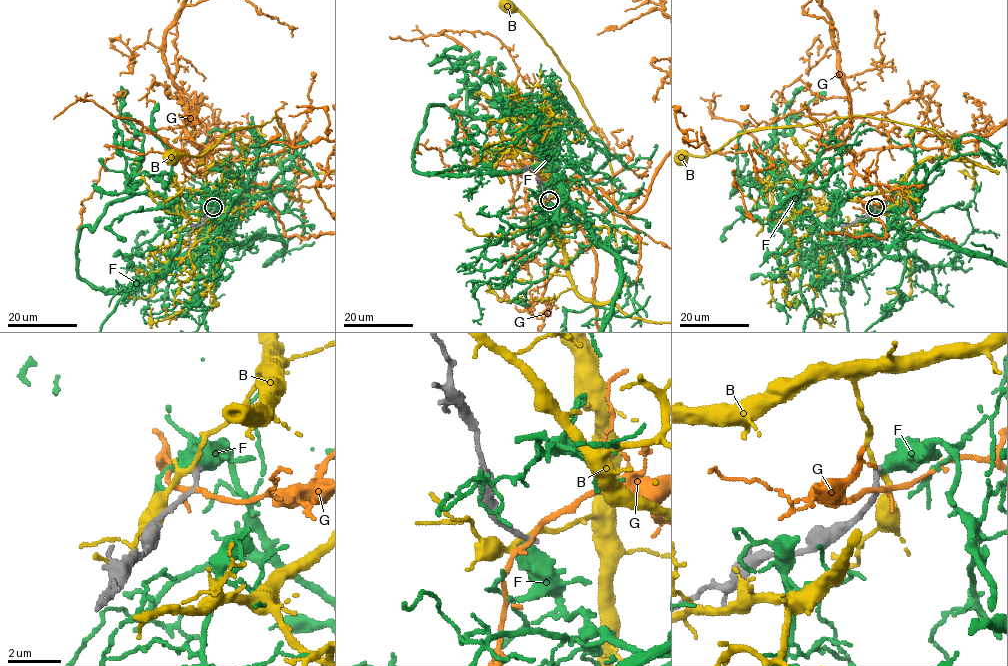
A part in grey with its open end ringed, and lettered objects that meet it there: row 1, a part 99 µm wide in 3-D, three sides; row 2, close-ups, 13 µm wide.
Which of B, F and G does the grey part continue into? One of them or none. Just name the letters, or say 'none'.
none

